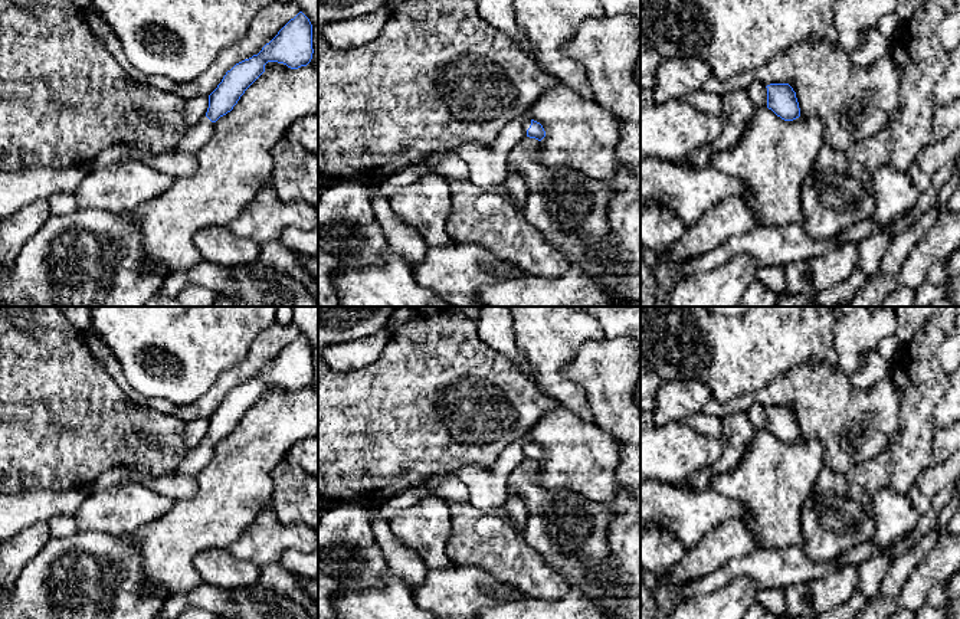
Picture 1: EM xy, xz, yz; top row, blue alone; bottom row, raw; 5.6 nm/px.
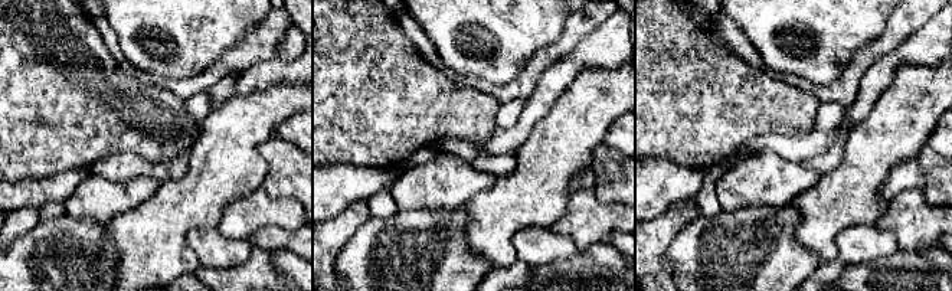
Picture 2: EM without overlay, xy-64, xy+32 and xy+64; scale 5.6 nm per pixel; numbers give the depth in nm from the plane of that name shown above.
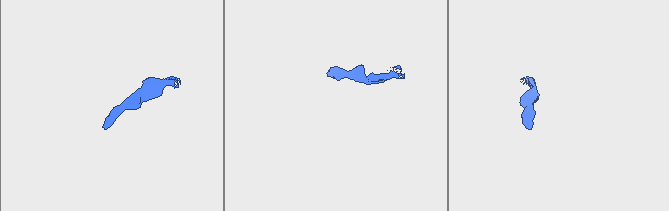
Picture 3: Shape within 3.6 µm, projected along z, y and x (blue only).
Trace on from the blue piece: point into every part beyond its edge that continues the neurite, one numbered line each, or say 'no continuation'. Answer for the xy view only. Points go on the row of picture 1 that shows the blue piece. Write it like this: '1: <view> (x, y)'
1: xy (196, 136)

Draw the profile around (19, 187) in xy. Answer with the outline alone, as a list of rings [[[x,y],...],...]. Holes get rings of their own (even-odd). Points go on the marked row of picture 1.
[[[32,166],[13,171],[0,170],[0,220],[36,200],[49,200],[62,193],[73,194],[88,171],[88,166],[66,168]]]

